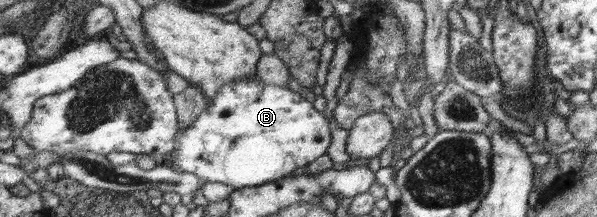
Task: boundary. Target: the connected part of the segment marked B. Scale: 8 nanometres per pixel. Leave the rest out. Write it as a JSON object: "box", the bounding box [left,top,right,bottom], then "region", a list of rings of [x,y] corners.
{"box":[169,79,331,189],"region":[[[259,79],[241,80],[225,84],[220,93],[209,100],[208,106],[185,131],[178,133],[176,147],[172,149],[169,165],[175,169],[194,173],[201,180],[224,183],[230,188],[241,189],[264,183],[276,182],[291,176],[299,167],[305,167],[327,154],[331,143],[327,119],[315,111],[309,101],[289,87],[267,85]]]}

